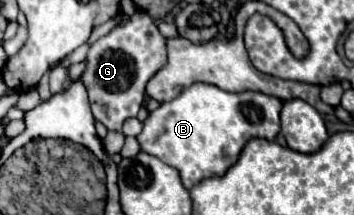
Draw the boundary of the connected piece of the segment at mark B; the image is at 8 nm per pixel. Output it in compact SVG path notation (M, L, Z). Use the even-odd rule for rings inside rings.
M195 82L187 88L183 88L177 98L173 98L169 102L161 102L157 110L149 112L147 120L143 122L141 134L137 136L137 142L141 144L143 152L157 156L165 164L177 168L179 174L181 174L183 186L189 190L203 178L221 176L223 172L227 172L227 168L231 164L235 164L235 160L239 158L243 144L247 140L251 140L251 136L275 140L275 136L281 130L279 128L281 106L283 106L283 102L279 98L267 96L263 92L251 92L251 90L247 90L247 92L225 92L225 90L221 90L213 84Z

